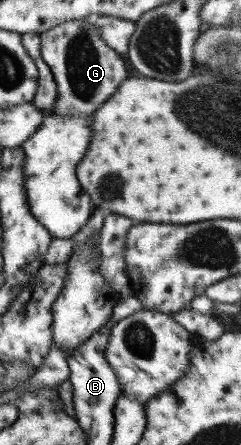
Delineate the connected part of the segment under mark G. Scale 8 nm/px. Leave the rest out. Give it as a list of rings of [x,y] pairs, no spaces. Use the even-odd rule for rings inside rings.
[[[90,18],[64,21],[38,36],[40,56],[49,67],[56,85],[56,98],[50,113],[87,115],[95,111],[97,105],[103,103],[127,77],[127,69],[120,54],[104,44]]]

